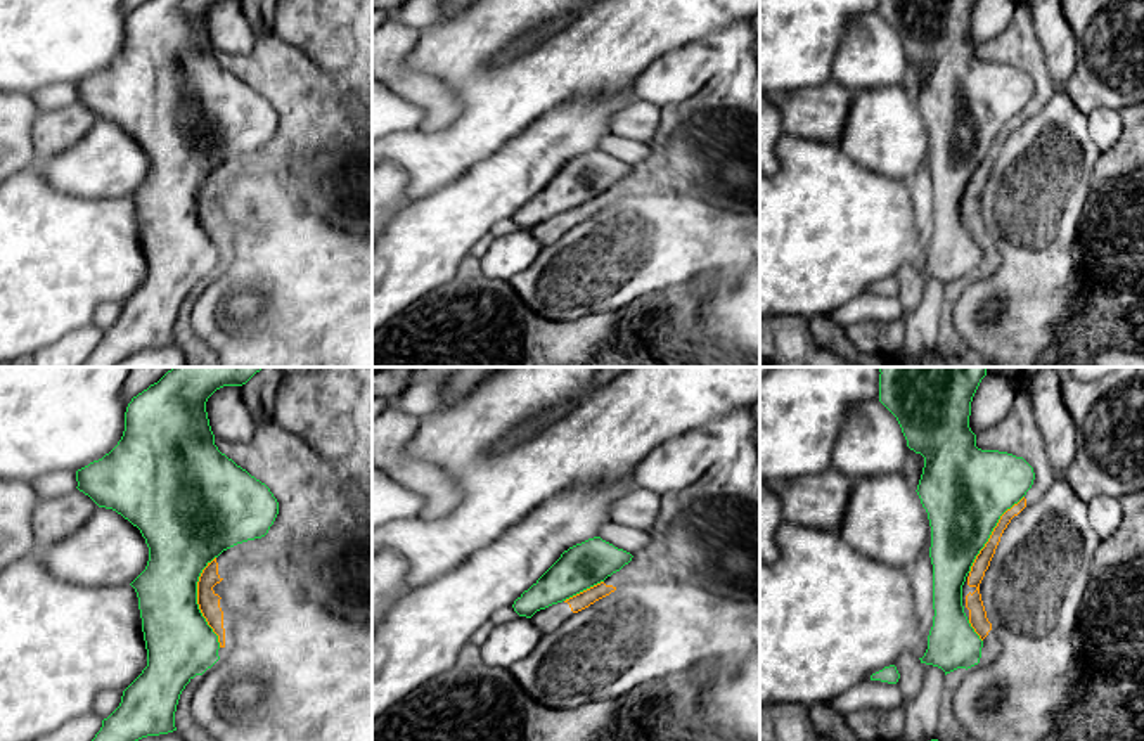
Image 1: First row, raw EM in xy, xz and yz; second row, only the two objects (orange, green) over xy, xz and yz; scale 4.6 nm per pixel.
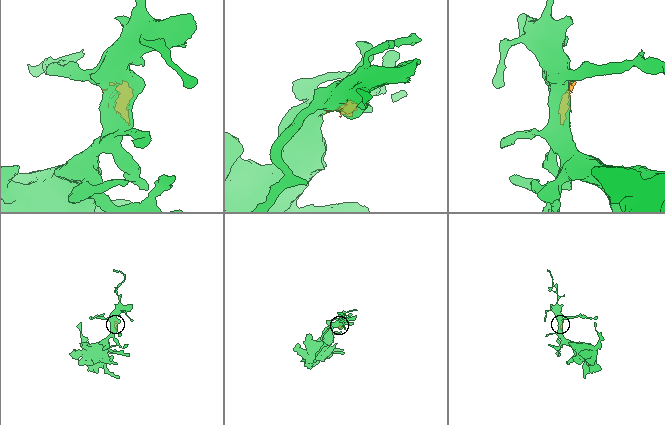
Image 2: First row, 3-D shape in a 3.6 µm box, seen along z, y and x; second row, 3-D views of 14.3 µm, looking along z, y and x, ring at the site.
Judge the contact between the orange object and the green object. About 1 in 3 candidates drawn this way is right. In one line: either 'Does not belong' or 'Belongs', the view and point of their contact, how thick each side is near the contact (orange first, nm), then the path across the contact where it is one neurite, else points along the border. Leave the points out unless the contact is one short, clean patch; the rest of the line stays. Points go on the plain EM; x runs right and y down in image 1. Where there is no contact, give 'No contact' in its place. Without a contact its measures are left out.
Does not belong. Touches orange at xy (198, 213). Thickness 100 nm (orange) against 320 nm

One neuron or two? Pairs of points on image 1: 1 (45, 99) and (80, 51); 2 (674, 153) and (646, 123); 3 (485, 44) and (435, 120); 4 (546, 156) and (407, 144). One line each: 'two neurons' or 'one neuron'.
1: two neurons
2: two neurons
3: two neurons
4: two neurons

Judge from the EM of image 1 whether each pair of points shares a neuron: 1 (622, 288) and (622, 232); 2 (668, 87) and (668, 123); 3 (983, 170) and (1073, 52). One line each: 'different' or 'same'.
1: same
2: different
3: different

